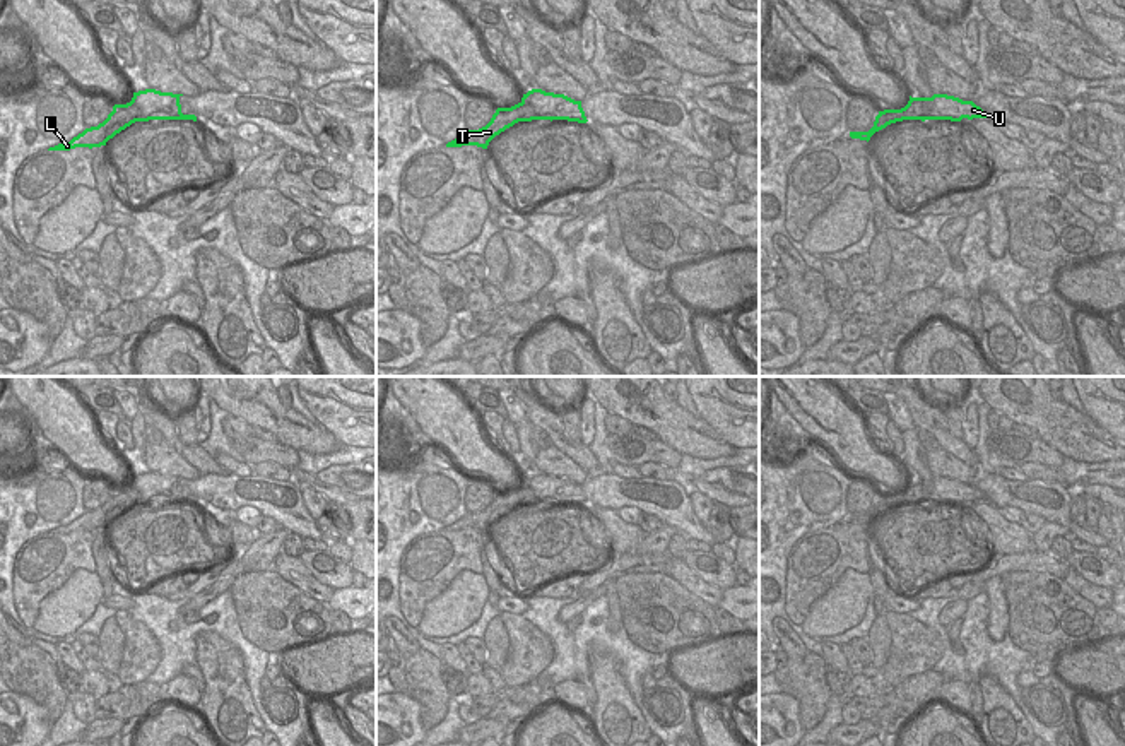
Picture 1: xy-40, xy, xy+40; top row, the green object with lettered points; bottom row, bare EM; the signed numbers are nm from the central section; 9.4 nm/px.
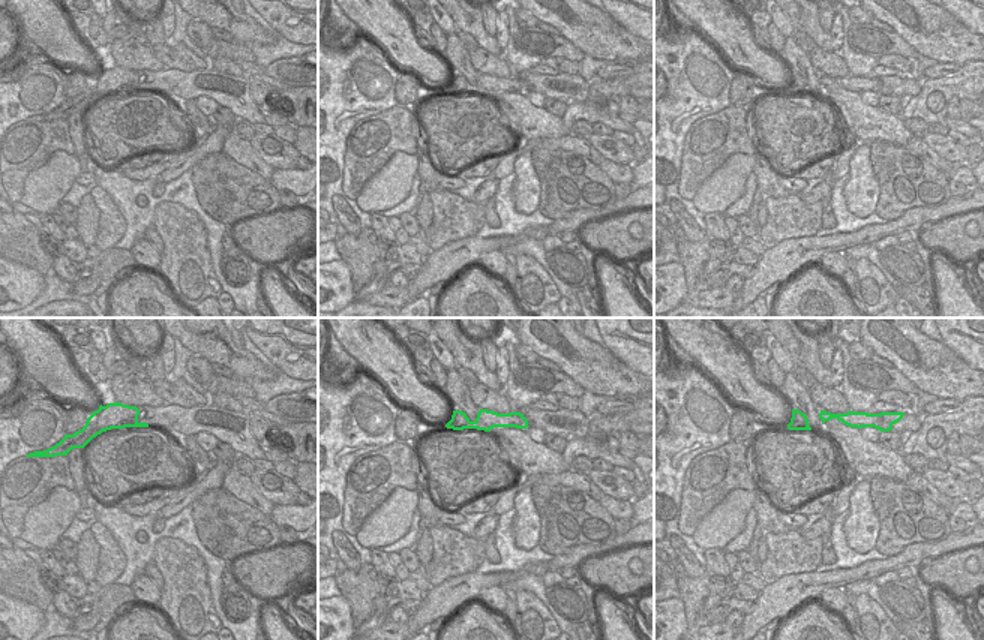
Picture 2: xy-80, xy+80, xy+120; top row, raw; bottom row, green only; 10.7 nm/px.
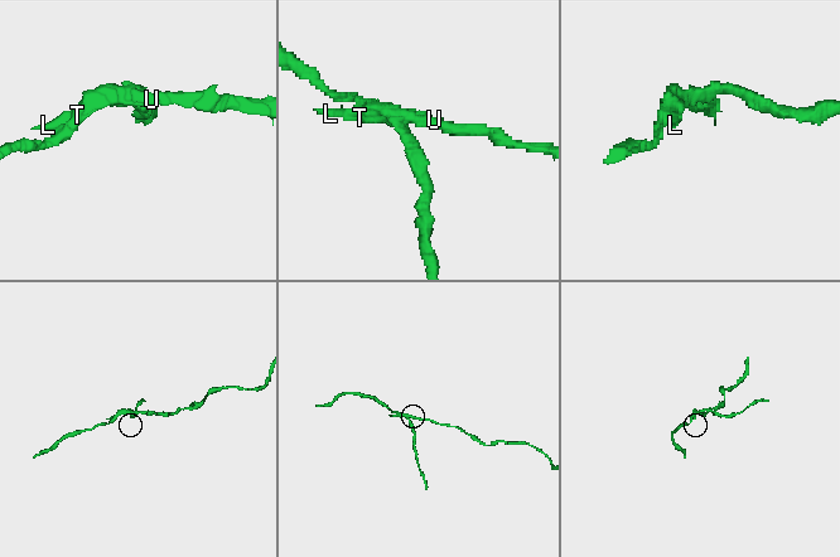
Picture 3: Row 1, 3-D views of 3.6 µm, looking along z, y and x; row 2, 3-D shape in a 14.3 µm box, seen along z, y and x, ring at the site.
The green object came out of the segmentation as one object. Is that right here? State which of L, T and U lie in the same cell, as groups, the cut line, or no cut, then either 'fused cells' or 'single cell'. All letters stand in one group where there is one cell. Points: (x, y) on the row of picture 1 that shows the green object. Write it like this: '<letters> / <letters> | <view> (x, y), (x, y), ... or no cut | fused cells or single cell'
L T / U | xy-40 (129, 103), (141, 115), (154, 118) | fused cells

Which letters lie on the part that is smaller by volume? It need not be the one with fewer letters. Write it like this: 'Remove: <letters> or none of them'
Remove: L, T

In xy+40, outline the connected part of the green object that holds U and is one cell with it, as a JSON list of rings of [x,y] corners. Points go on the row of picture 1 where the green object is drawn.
[[[934,94],[932,98],[918,98],[925,104],[925,113],[932,113],[934,120],[961,121],[963,118],[987,118],[985,111],[973,101],[963,101],[947,94]]]

